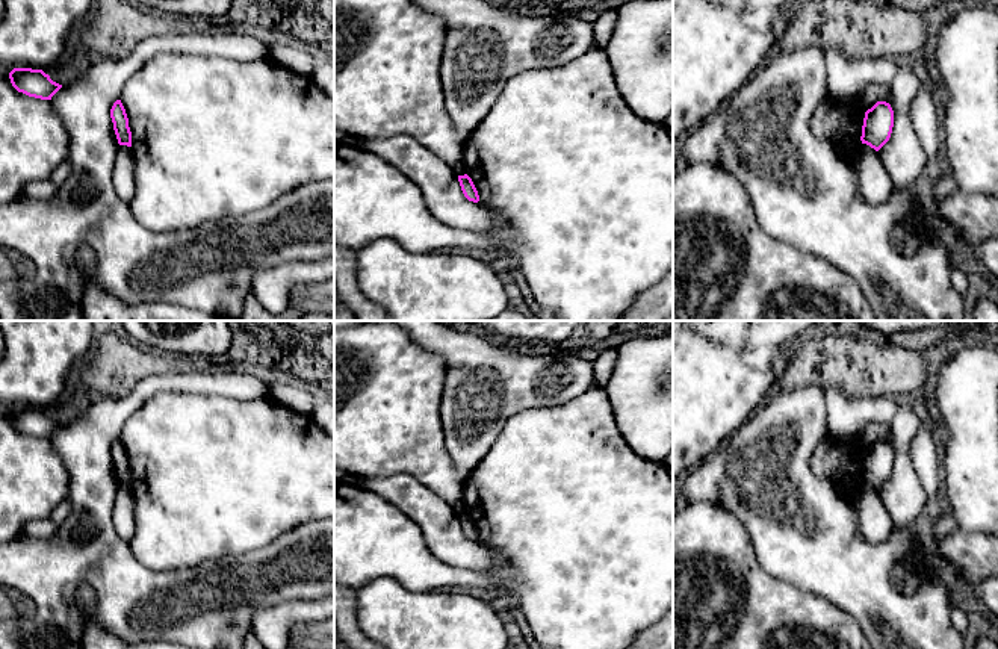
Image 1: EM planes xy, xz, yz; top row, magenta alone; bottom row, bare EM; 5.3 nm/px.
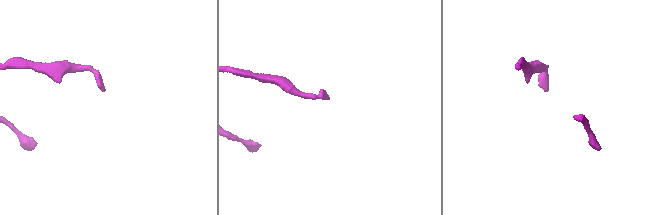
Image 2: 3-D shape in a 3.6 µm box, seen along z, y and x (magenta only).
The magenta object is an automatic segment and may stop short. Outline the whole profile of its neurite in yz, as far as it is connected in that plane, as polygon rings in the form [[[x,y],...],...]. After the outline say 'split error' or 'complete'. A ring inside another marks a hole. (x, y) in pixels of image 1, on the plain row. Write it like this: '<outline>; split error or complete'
[[[877,440],[865,451],[860,480],[879,490],[889,480],[892,466],[894,449],[891,443]]]; complete

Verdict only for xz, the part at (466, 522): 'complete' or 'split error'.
complete

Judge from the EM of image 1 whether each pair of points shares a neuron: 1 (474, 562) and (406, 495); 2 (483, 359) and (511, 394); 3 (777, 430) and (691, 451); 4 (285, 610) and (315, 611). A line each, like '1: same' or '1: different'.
1: same
2: same
3: different
4: same

